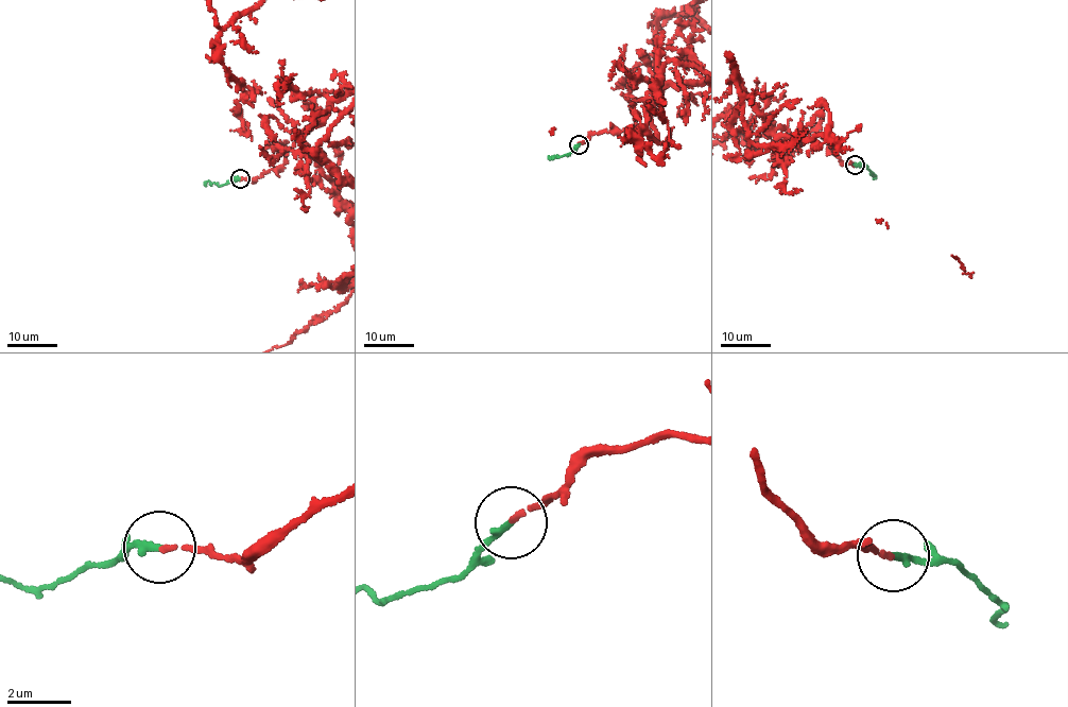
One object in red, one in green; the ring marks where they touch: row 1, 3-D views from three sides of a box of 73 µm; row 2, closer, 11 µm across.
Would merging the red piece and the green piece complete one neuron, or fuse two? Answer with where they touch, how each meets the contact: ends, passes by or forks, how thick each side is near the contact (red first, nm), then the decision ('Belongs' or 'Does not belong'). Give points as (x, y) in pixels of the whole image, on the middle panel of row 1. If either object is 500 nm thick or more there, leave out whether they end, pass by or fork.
Place: (579, 144). At the ring red ends. At the ring green ends. Thickness 120 nm (red) against 200 nm. Belongs

